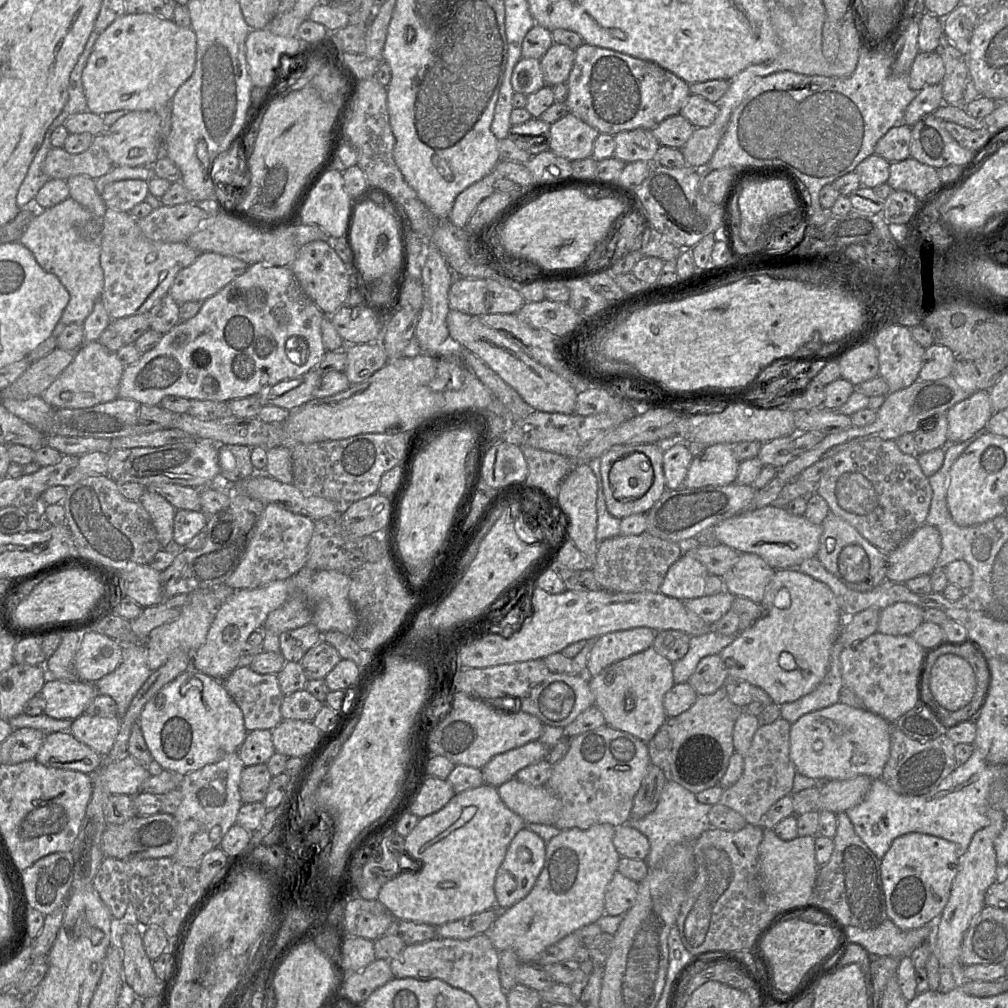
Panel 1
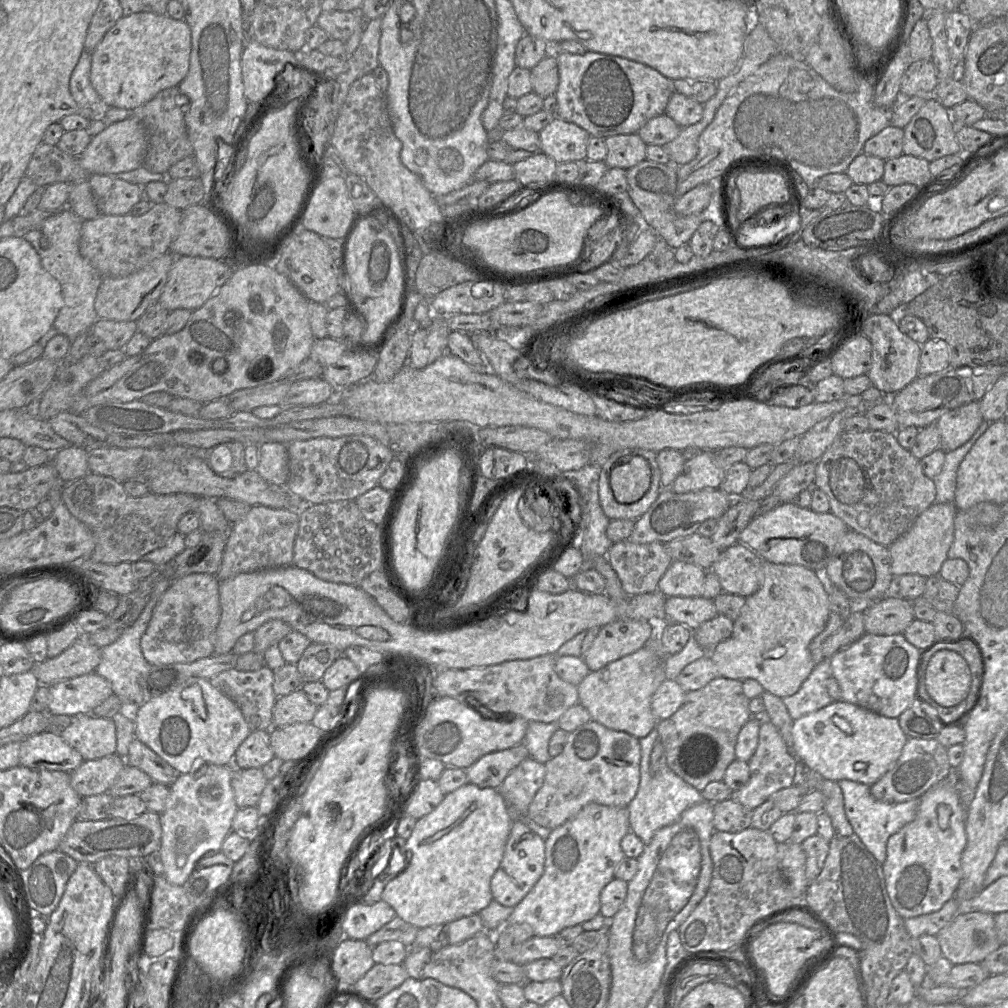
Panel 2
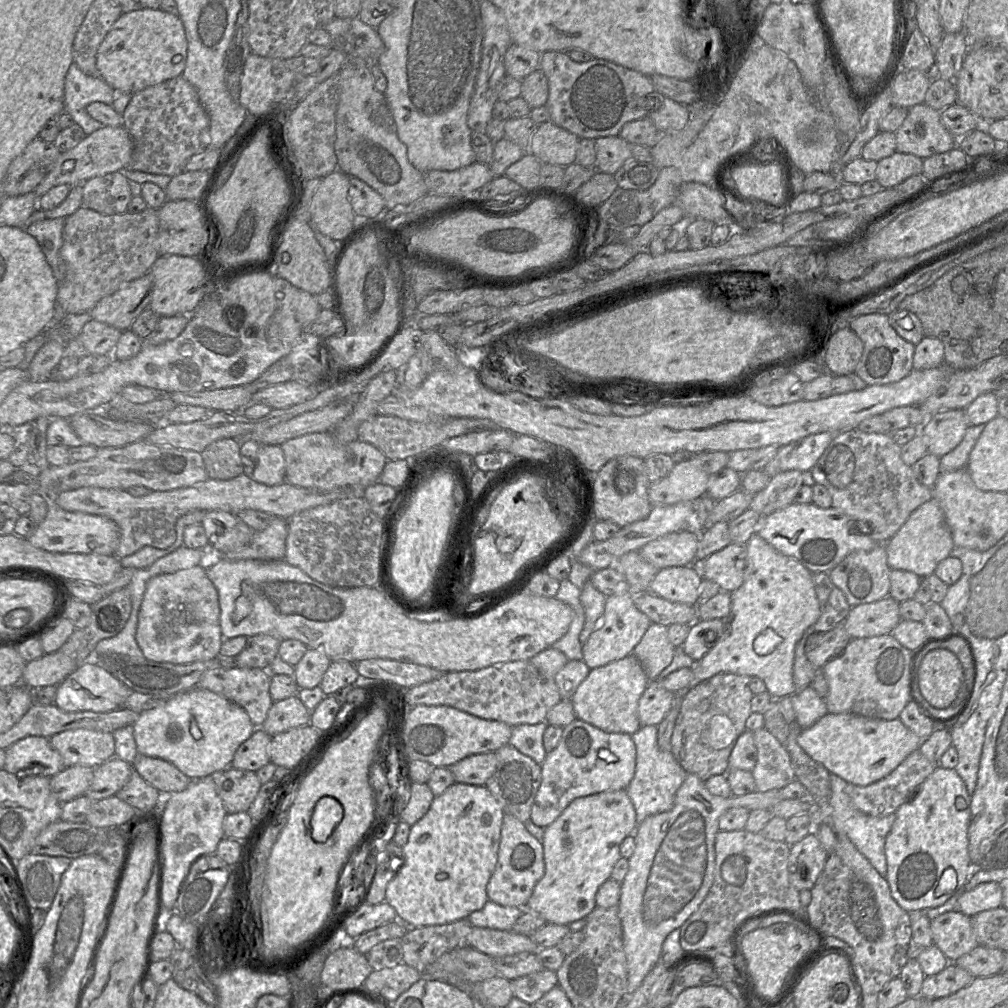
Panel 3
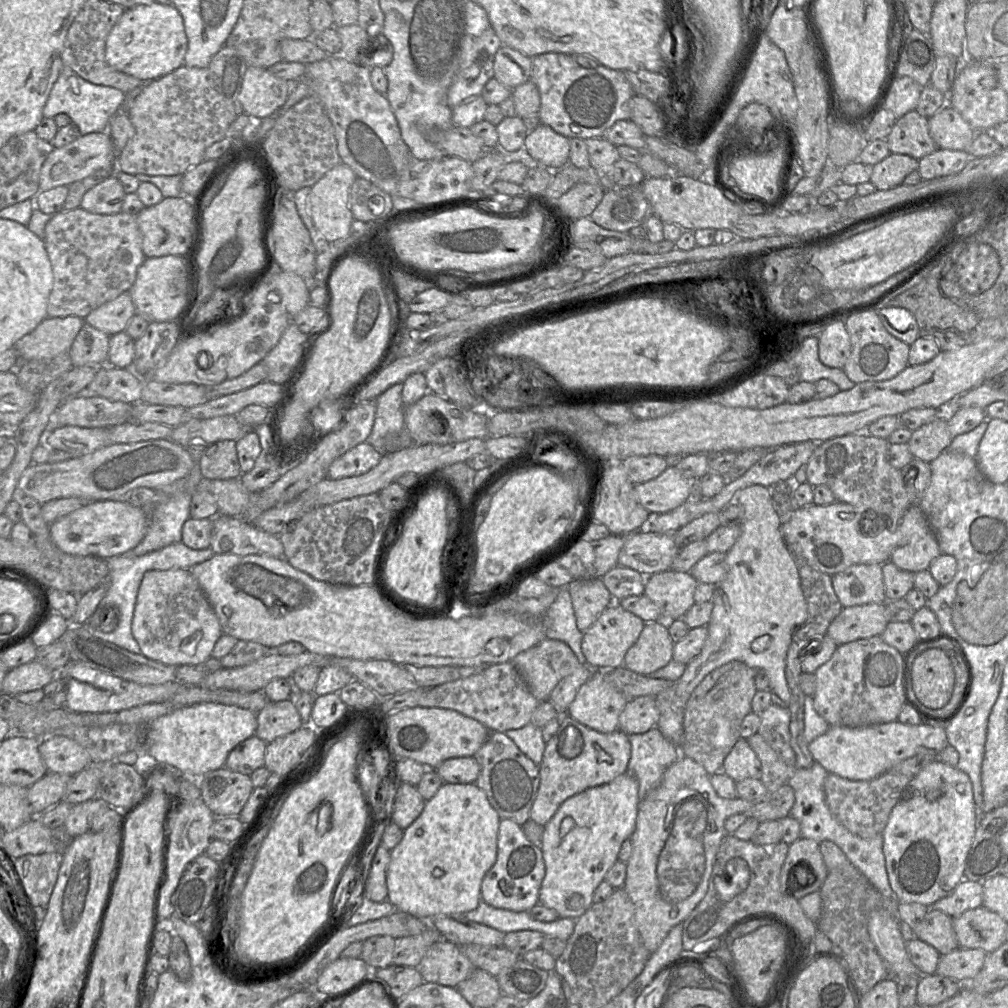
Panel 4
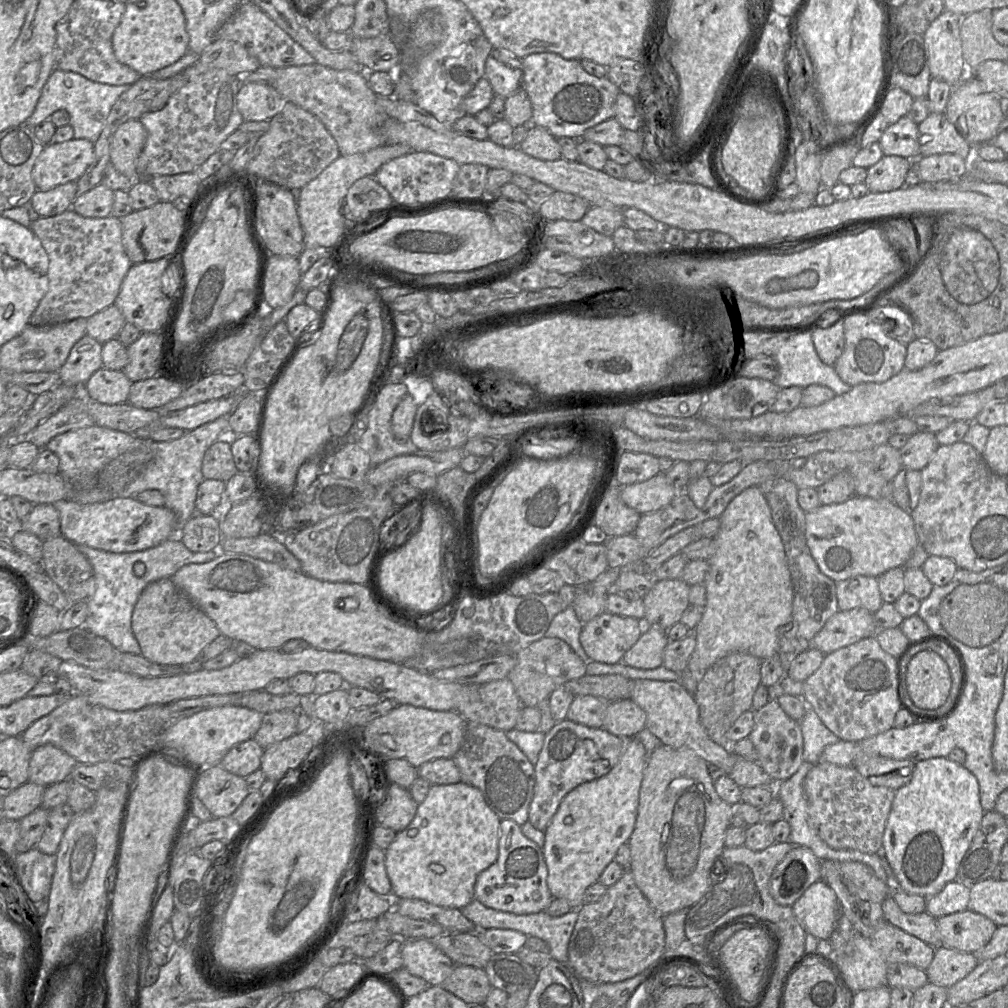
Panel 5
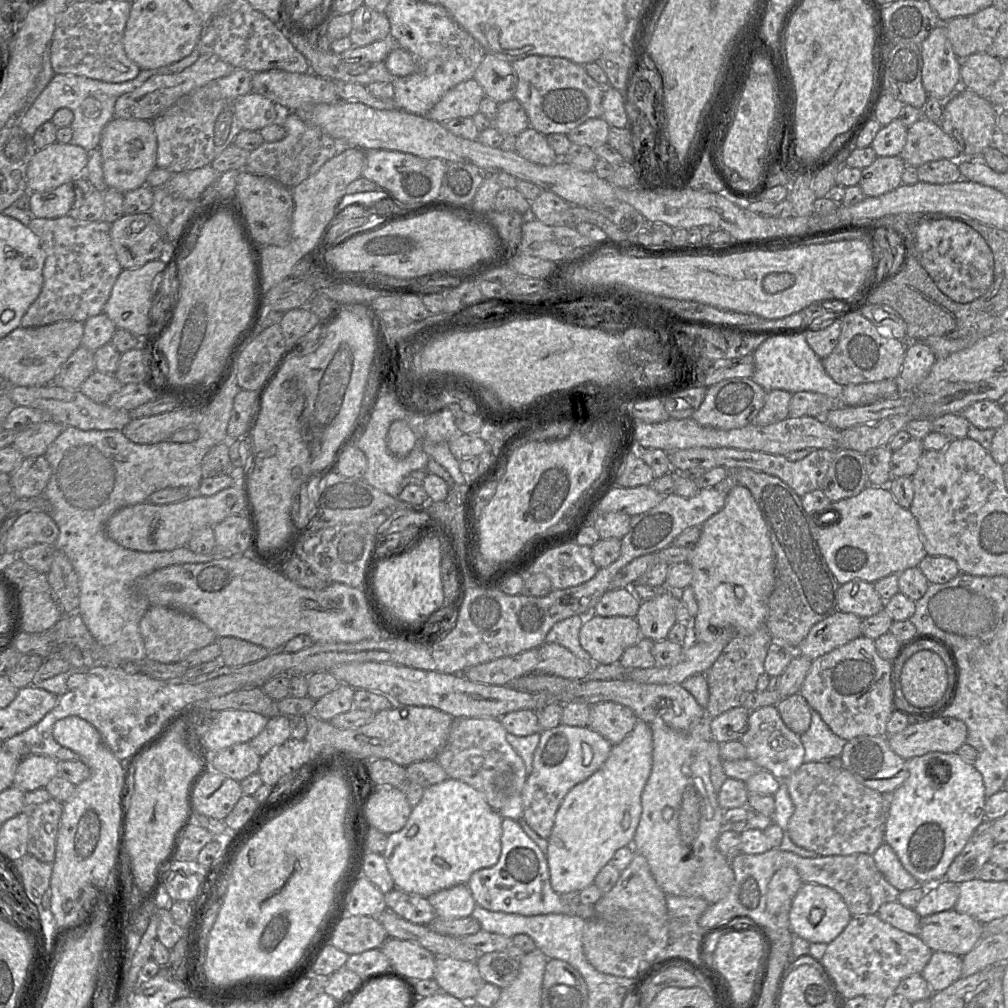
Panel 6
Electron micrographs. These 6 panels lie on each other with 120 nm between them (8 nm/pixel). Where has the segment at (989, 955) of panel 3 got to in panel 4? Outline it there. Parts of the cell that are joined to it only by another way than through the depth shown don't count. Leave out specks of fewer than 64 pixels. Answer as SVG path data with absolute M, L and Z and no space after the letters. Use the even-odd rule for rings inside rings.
M957 948L940 956L936 974L966 984L982 969L986 955L981 949Z

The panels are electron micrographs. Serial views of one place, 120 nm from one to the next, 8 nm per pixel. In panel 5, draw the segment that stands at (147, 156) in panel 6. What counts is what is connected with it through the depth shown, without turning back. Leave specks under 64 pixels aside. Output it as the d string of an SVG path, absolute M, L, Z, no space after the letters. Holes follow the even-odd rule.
M130 119L115 131L110 144L110 162L115 169L136 179L136 161L145 145L147 130L137 119Z

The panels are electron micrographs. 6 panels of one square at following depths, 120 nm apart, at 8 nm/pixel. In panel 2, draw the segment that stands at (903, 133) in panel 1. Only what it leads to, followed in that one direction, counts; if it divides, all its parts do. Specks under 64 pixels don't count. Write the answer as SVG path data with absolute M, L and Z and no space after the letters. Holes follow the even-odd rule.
M888 125L865 142L863 153L883 160L898 157L903 154L903 137L903 129Z

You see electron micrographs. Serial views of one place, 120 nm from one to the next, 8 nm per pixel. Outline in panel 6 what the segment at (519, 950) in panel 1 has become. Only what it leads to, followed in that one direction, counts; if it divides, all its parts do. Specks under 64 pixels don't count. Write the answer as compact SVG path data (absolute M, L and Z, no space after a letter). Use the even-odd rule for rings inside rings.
M638 720L623 741L613 745L603 766L585 781L574 786L562 800L548 838L546 858L550 871L550 884L558 894L582 891L594 883L599 871L611 861L615 852L632 846L642 813L641 795L652 769L652 731L649 724Z

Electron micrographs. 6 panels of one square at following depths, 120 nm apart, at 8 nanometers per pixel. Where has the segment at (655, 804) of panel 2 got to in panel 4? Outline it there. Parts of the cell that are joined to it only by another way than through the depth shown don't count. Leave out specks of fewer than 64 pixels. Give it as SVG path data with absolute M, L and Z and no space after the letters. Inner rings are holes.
M655 726L641 734L630 734L631 756L627 772L638 782L640 800L656 788L666 769L680 758L680 750Z

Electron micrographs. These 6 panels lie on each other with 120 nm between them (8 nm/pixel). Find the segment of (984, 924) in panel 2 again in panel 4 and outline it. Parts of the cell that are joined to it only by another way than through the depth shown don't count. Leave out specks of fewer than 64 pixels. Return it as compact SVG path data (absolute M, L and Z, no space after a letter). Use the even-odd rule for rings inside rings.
M929 909L925 917L911 930L911 936L930 944L940 955L959 948L952 917L940 910Z

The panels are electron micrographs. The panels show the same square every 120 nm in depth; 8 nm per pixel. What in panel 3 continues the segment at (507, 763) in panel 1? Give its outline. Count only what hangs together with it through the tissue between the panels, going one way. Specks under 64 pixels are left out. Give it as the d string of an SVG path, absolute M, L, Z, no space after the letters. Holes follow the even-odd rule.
M495 752L470 755L449 768L455 782L469 785L485 785L497 767Z

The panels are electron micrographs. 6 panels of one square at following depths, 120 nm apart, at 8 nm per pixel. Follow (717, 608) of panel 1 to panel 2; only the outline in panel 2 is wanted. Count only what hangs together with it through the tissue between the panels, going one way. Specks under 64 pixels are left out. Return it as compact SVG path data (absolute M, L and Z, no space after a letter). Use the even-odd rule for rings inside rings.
M667 597L664 605L667 622L680 623L695 630L718 615L713 599L698 597Z

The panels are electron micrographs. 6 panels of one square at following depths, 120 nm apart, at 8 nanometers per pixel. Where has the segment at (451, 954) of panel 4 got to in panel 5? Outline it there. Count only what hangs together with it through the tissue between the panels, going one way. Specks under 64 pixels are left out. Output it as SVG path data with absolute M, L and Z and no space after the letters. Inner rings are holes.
M428 939L403 940L403 968L423 978L429 985L441 985L454 970L455 963Z

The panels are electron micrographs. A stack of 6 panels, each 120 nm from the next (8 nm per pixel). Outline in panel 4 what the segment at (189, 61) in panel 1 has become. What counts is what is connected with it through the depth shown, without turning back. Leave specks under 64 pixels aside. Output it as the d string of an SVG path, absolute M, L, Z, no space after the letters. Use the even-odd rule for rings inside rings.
M157 1L125 9L106 38L105 59L115 70L141 81L156 80L184 64L188 47L183 18L173 5Z

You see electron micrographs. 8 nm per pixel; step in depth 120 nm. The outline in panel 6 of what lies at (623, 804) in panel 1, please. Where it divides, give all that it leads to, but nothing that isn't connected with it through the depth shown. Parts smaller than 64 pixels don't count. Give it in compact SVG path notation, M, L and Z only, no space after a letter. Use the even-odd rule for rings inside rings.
M560 724L541 730L533 767L522 791L522 819L542 838L551 835L557 810L567 793L598 771L609 757L612 744L590 727Z

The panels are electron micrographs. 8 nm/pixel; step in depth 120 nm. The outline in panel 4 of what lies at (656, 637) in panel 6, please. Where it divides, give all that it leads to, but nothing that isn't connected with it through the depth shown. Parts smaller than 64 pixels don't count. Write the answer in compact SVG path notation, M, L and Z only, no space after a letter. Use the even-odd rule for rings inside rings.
M669 569L647 576L644 594L660 608L663 620L671 621L683 618L695 603L697 584L690 572Z

